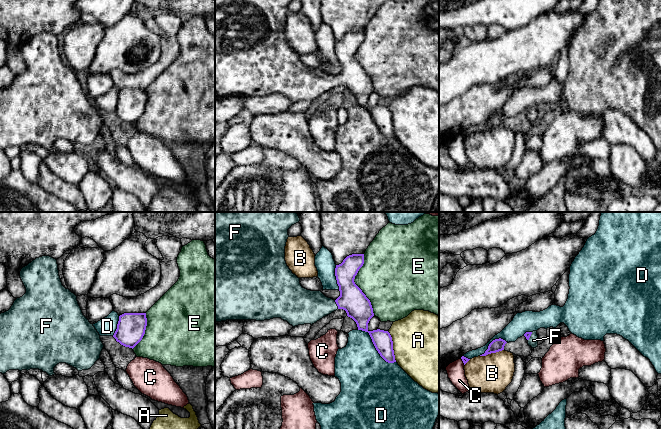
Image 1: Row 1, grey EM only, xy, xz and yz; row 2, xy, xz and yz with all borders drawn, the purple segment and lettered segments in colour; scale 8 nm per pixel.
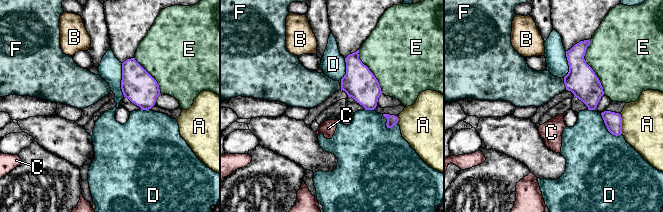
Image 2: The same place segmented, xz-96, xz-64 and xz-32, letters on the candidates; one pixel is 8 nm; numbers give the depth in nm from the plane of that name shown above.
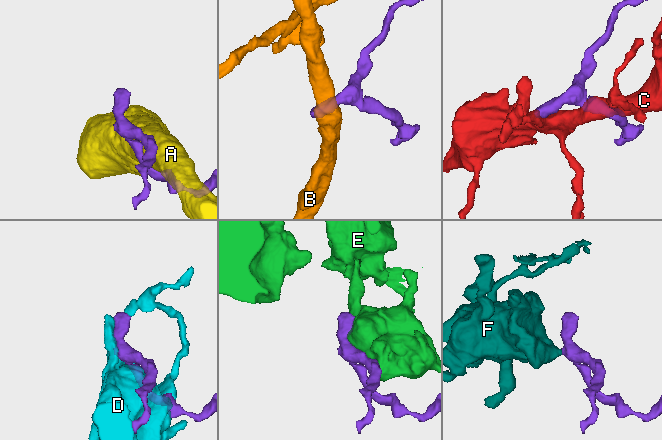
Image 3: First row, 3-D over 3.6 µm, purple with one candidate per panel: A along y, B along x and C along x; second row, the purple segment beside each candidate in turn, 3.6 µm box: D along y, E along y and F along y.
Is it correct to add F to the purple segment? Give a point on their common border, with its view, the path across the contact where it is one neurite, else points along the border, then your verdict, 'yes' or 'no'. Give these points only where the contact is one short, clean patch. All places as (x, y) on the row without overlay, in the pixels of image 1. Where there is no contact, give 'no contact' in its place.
meets purple in xz at (336, 79); runs through xz (358, 83), (354, 79), (336, 79), (305, 82); yes

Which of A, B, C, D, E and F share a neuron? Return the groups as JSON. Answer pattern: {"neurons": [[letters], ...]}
{"neurons": [["A"], ["B"], ["C"], ["D"], ["E"], ["F"]]}

